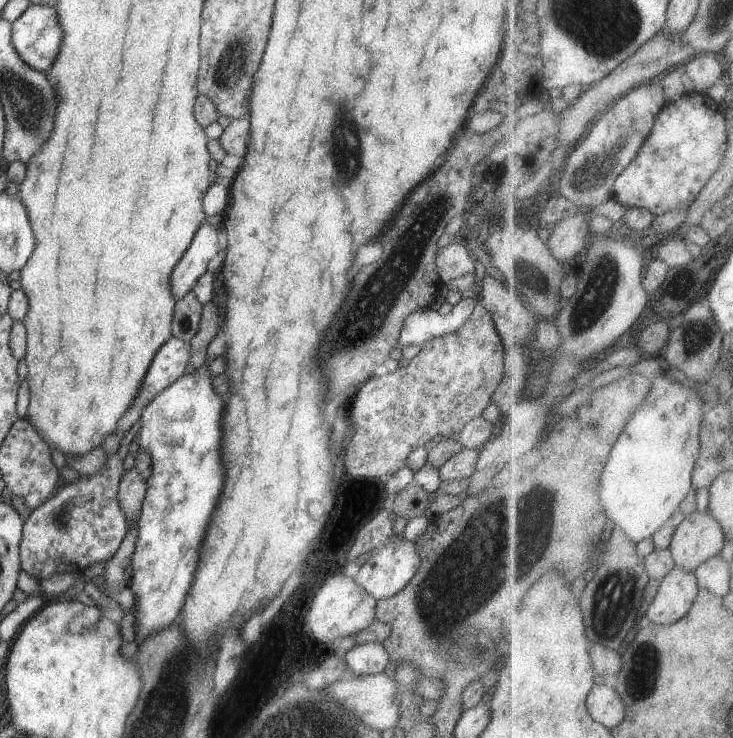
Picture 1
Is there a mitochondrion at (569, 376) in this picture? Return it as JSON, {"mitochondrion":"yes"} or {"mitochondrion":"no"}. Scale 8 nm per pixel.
{"mitochondrion":"no"}

